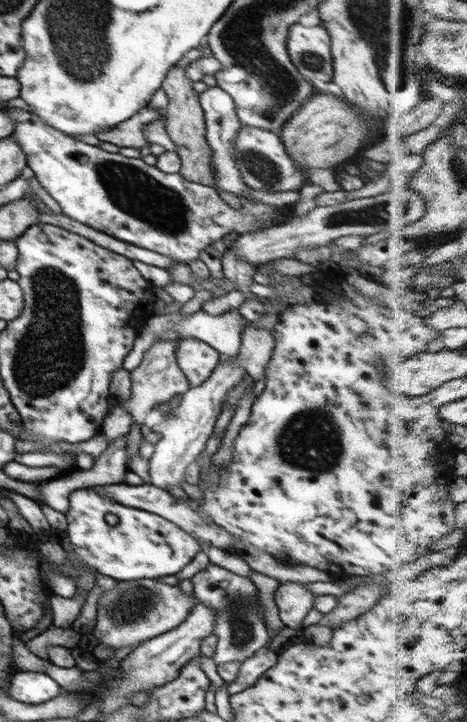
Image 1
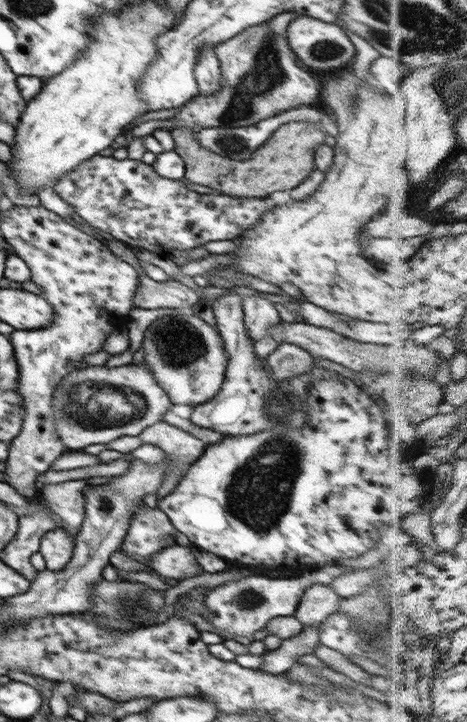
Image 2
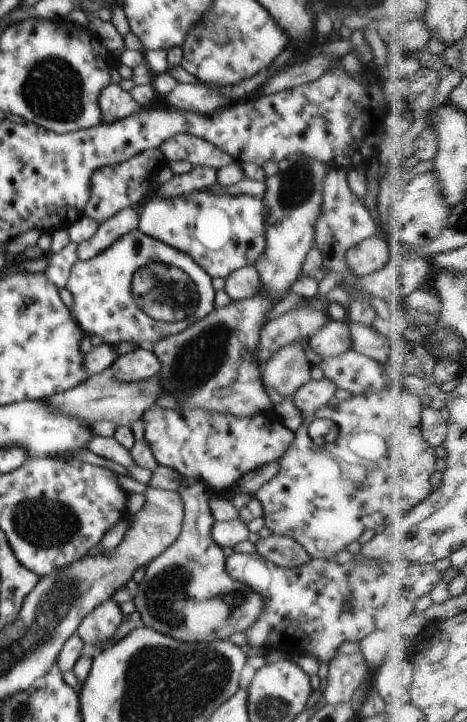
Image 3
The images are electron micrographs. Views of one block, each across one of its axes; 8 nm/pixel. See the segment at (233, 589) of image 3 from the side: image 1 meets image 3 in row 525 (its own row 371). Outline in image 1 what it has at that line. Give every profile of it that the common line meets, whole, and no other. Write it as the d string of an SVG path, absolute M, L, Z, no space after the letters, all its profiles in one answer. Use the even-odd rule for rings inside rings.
M194 338L177 339L176 362L191 387L202 384L214 372L220 355L204 342Z

